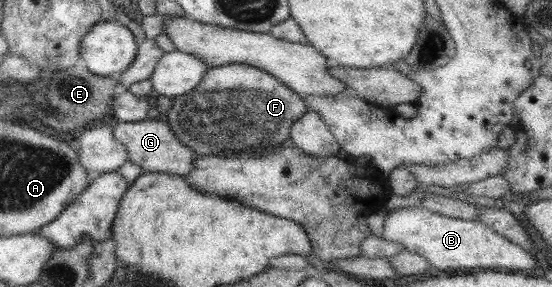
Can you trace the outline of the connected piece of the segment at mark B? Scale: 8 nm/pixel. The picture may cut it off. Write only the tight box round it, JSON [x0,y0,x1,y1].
[380,206,536,271]

